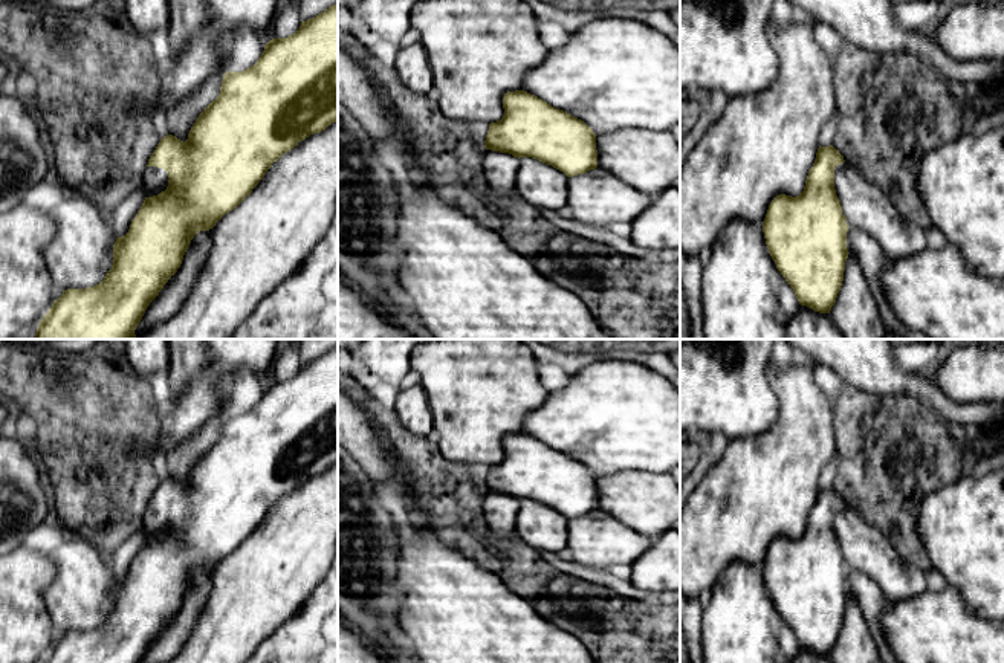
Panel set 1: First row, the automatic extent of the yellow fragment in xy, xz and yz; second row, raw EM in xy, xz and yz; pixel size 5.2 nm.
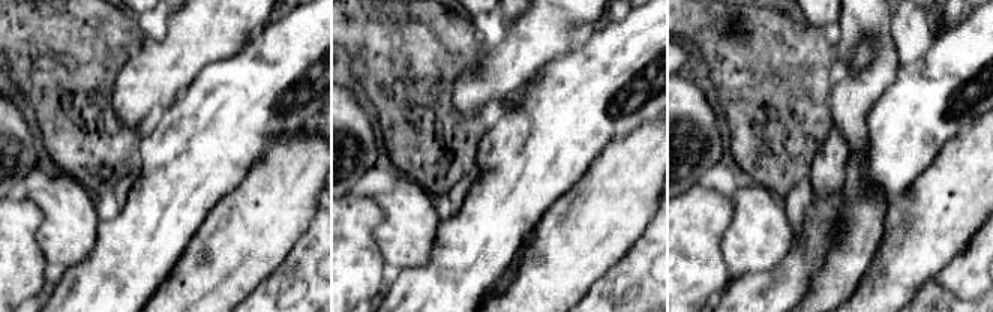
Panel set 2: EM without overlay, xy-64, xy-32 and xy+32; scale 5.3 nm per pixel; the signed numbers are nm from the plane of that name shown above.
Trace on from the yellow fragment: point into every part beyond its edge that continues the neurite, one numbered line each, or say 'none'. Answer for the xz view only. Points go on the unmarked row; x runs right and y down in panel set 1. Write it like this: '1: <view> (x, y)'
1: xz (500, 510)

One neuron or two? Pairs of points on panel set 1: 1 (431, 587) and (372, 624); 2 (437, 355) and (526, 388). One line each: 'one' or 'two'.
1: two
2: one

